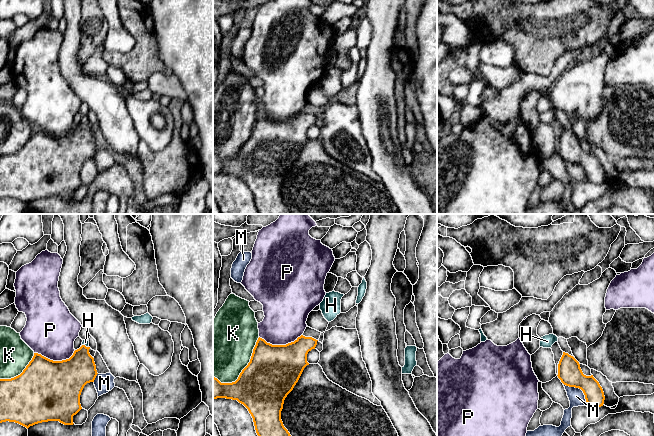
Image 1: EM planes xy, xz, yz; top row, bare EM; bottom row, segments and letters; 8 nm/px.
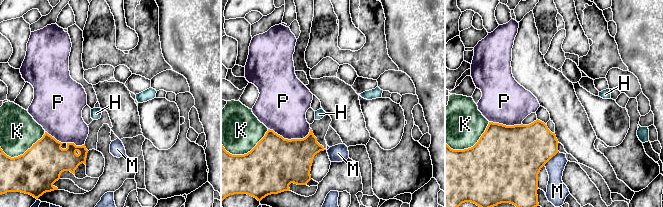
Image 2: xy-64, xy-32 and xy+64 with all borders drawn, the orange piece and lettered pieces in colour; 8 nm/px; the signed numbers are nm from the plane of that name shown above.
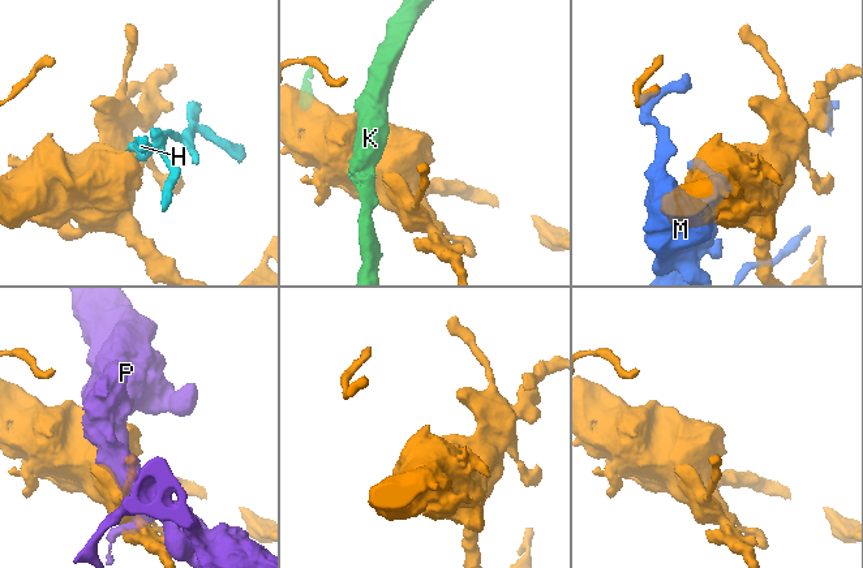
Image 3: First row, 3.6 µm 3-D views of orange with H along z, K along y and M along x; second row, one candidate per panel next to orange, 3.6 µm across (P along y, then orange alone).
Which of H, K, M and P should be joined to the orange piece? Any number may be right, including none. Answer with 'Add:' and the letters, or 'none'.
Add: H

